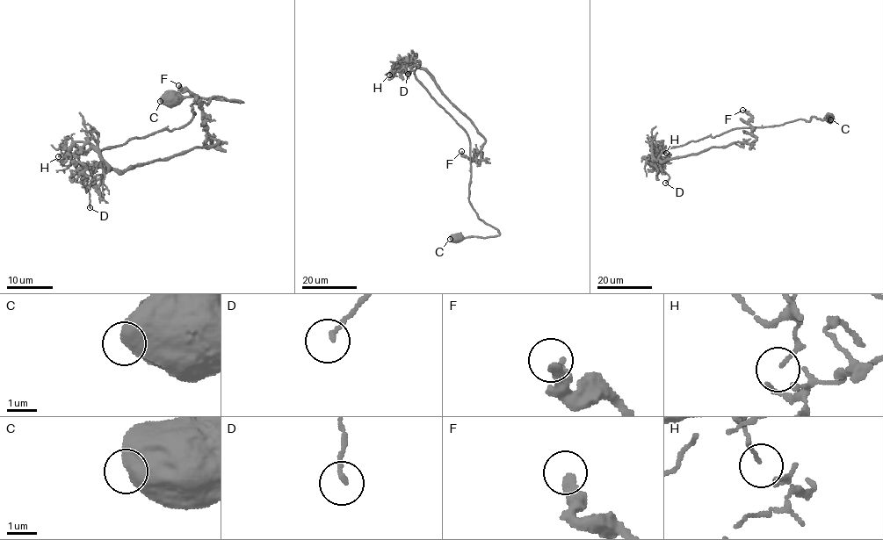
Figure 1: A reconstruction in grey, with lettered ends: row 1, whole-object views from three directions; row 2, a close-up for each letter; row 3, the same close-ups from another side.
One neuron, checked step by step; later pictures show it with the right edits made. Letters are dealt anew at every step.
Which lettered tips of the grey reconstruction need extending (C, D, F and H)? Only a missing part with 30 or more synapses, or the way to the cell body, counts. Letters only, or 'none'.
none

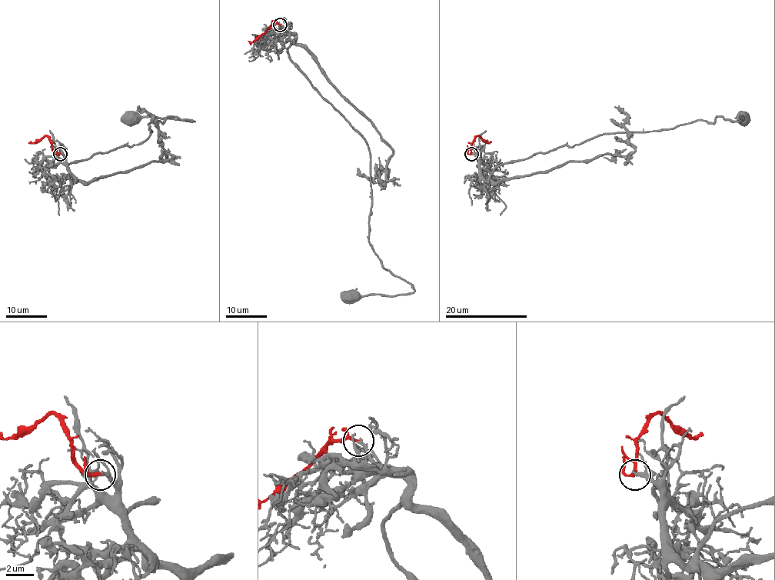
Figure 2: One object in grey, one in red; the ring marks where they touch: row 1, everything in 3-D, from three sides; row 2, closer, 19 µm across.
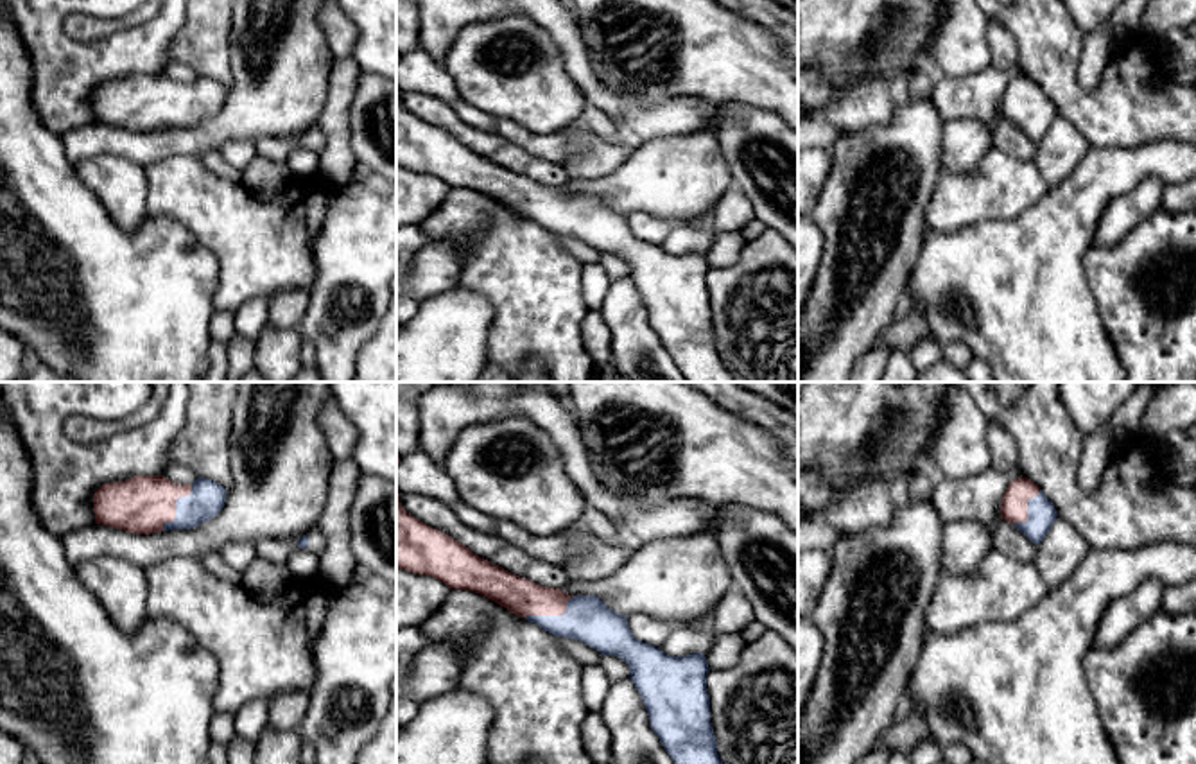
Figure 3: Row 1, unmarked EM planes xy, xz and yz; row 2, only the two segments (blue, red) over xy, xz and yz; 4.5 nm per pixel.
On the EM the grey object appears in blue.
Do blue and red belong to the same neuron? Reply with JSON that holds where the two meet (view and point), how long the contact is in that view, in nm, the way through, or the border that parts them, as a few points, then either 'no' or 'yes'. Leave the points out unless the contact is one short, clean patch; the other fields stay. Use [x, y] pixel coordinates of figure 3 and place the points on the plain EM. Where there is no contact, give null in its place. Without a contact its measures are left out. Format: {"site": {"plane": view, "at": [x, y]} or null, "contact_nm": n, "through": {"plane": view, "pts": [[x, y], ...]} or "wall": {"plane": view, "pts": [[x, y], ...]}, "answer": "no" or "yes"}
{"site": {"plane": "xy", "at": [176, 106]}, "contact_nm": 240, "through": {"plane": "xy", "pts": [[207, 97], [176, 106], [142, 103]]}, "answer": "yes"}

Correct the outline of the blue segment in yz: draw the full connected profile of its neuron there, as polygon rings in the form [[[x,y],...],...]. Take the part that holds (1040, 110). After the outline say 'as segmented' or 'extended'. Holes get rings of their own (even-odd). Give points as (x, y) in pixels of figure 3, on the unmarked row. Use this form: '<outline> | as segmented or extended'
[[[1027,75],[1013,77],[1001,100],[1001,117],[1013,122],[1035,143],[1044,138],[1058,117],[1053,100]]] | extended

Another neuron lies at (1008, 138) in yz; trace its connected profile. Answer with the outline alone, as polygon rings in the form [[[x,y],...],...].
[[[1004,117],[993,126],[993,147],[1020,160],[1035,160],[1036,154],[1036,143]]]

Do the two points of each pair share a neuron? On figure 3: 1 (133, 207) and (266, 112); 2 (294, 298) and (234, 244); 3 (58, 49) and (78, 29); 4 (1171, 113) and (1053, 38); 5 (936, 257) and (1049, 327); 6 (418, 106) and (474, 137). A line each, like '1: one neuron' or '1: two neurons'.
1: two neurons
2: two neurons
3: two neurons
4: one neuron
5: one neuron
6: one neuron

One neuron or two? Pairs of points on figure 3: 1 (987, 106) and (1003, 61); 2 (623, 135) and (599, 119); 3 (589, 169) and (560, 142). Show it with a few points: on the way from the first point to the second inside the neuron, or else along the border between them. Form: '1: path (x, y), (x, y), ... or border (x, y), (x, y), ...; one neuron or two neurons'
1: border (1017, 65), (1006, 69), (990, 67); two neurons
2: path (617, 133), (605, 124); one neuron
3: border (589, 130), (589, 149), (562, 164); two neurons

